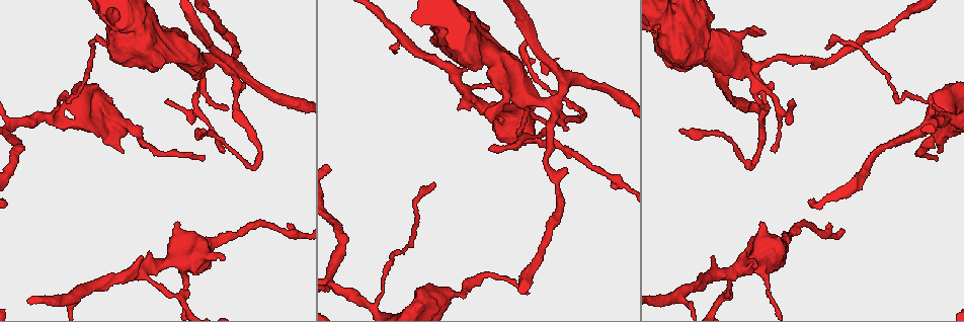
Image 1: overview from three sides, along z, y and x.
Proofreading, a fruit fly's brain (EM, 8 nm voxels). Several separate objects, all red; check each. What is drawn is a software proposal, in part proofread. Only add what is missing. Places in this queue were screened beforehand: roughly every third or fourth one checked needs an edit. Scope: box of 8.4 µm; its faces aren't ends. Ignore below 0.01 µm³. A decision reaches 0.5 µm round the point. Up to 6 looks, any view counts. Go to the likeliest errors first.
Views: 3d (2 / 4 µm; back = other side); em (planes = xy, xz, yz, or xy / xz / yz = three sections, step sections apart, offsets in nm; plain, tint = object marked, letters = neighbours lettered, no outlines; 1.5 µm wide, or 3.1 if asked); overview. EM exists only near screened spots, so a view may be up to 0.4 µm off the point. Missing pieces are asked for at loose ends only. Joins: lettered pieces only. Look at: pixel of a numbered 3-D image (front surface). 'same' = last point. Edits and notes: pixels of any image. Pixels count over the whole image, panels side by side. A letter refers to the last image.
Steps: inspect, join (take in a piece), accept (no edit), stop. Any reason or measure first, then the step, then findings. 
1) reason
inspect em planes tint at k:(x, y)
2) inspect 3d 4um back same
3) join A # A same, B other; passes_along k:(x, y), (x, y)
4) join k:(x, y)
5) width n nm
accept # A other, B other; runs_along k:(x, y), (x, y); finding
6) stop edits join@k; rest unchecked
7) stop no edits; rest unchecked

long arm stops here
inspect 3d 4um back at 1:(434, 184)

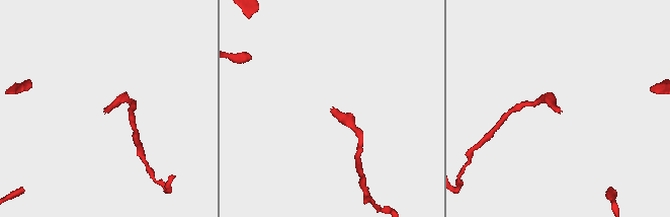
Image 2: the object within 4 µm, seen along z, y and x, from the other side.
inspect em planes letters at 2:(105, 112)

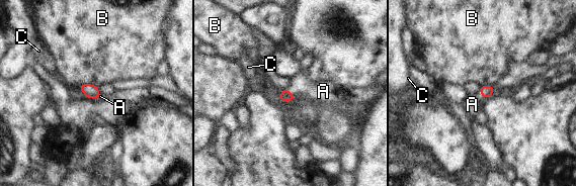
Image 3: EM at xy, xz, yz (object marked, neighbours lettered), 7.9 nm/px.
width 90 nm
join A # A same, B other, C other; passes_along 3:(285, 96), (290, 92), (299, 84); it goes on there

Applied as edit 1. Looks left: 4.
an open end
inspect em xz step 8 letters at 1:(122, 150)

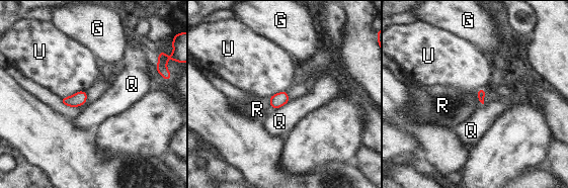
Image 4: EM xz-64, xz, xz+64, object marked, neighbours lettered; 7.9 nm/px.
cut it another way
inspect em planes letters same

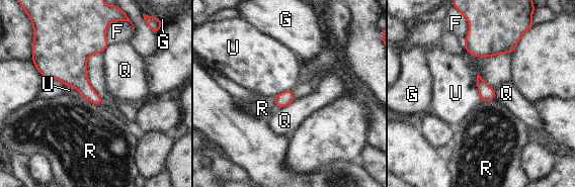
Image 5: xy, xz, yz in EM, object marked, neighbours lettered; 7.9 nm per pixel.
accept # F other, G other, Q other, R other, U other; border 5:(295, 98), (290, 103), (277, 108); no lettered piece goes on from it

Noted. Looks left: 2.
inspect 3d 4um at 1:(223, 153)

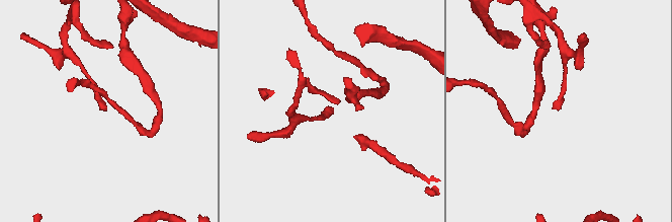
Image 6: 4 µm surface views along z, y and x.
shape alone is not enough
inspect em planes letters at 6:(104, 109)

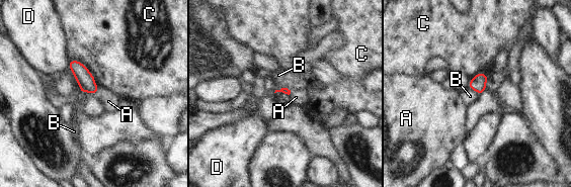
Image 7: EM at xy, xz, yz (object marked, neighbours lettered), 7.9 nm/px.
longest_contact C 320 nm
accept # A other, B other, C other, D other; border 7:(275, 89), (288, 88), (291, 90); none of them fits

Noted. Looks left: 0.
stop edits join@3; rest unchecked

